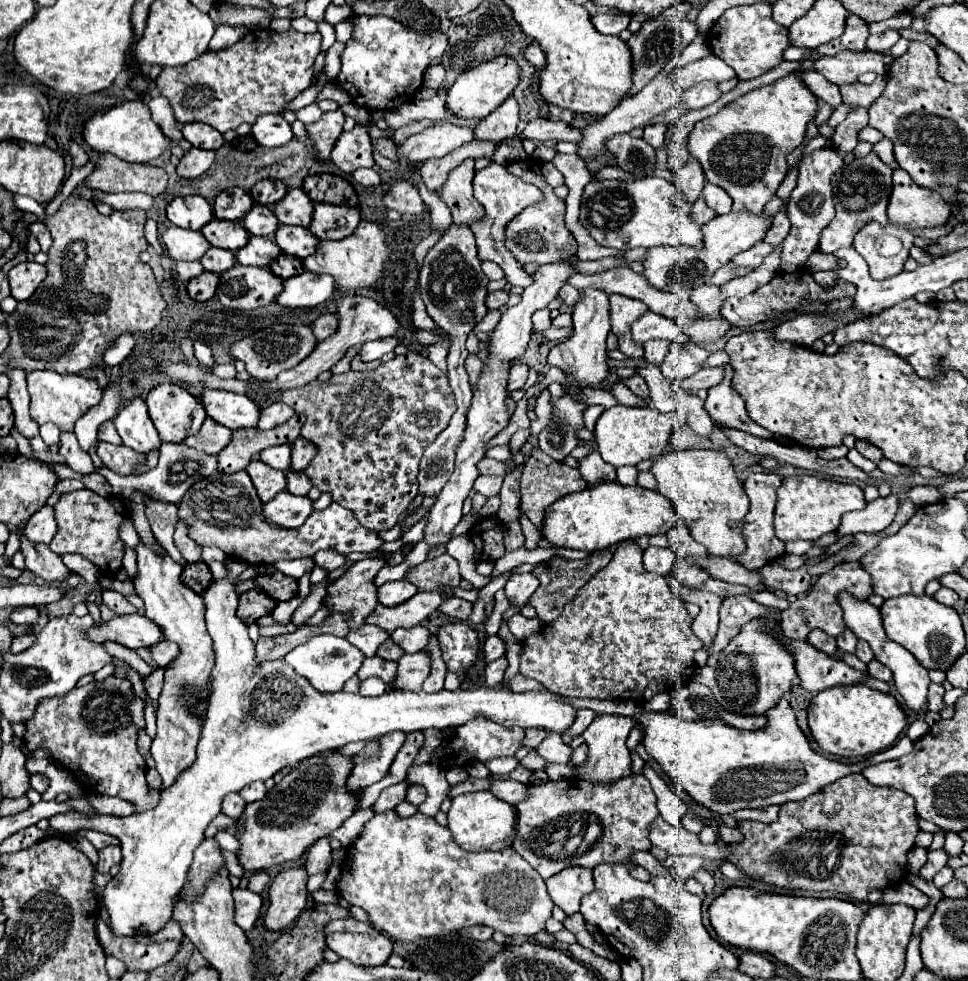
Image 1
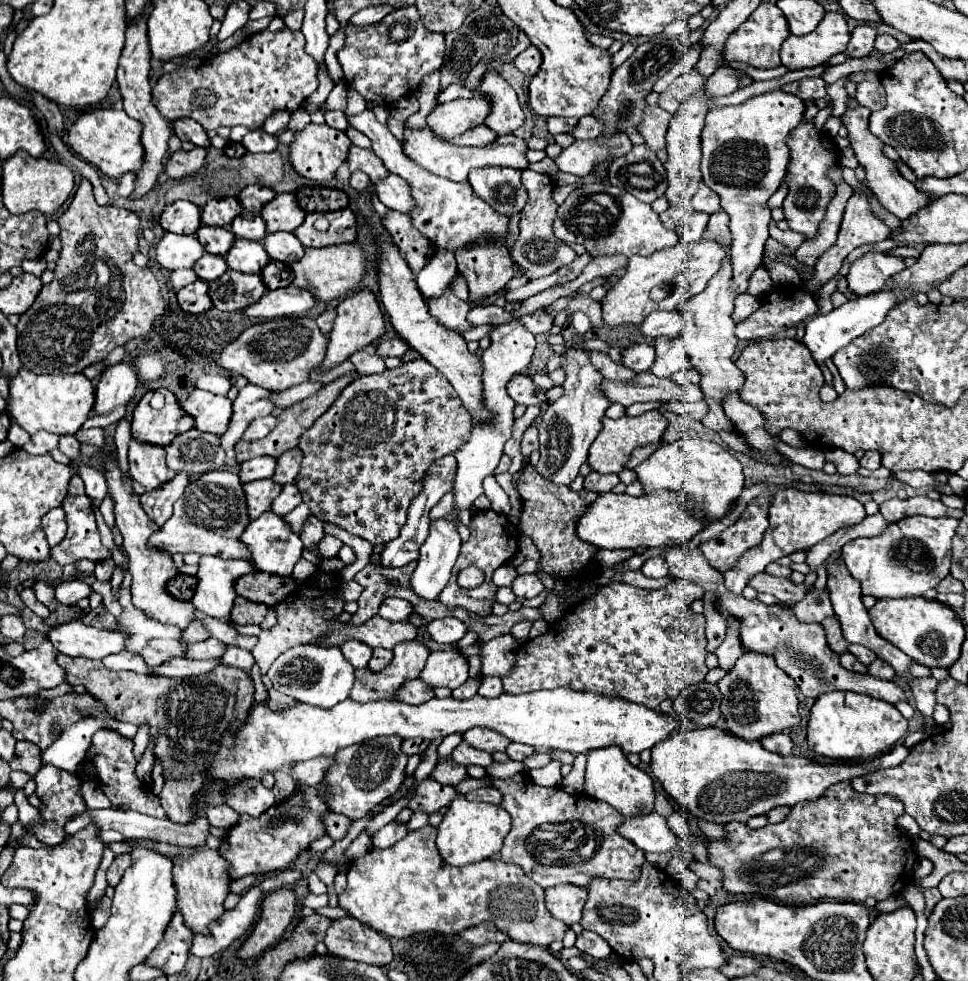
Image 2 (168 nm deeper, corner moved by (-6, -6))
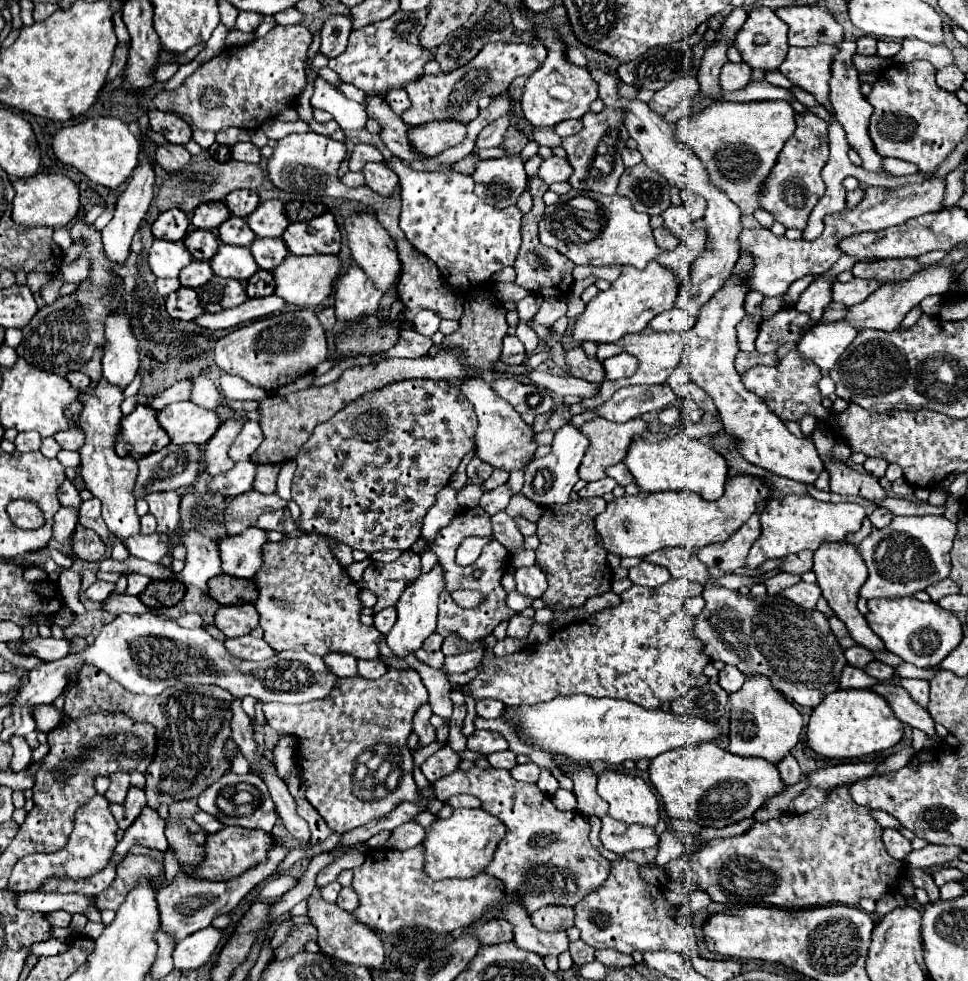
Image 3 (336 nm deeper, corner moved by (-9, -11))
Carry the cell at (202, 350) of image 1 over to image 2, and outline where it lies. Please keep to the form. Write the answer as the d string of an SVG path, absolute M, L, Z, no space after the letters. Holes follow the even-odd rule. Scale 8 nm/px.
M192 390L186 400L180 400L184 414L194 418L194 428L210 434L224 434L232 416L232 400L204 390Z

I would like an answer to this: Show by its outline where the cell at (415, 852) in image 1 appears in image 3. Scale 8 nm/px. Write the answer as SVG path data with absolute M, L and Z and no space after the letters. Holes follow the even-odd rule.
M423 845L405 851L369 851L365 855L365 863L361 867L355 867L353 873L355 877L351 887L359 897L359 907L353 911L355 919L381 933L395 933L405 927L425 927L435 933L451 933L459 927L469 927L487 911L495 911L501 919L507 919L513 925L513 941L525 951L533 951L541 957L547 957L559 955L569 947L569 937L565 931L539 931L531 923L527 909L517 899L503 903L503 895L507 895L503 893L503 883L499 883L485 871L481 873L481 877L471 879L429 879L429 875L423 871Z

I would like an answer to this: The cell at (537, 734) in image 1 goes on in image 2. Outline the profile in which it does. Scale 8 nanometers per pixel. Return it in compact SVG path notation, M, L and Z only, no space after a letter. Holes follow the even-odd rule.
M510 744L508 748L506 748L506 754L508 754L508 758L510 760L524 760L526 756L530 756L530 754L534 754L534 750L536 748L532 748L532 746L520 746L520 744Z

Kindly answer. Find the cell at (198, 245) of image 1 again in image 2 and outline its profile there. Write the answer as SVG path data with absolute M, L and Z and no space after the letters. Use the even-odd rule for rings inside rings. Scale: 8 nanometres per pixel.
M166 232L164 238L156 244L156 262L166 270L192 268L194 262L204 254L198 238L194 234L180 236Z

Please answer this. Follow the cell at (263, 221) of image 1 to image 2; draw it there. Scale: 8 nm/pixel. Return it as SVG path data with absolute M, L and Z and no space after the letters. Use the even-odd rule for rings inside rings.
M242 210L242 214L232 220L230 232L232 232L236 238L262 242L264 234L266 234L266 226L264 226L264 220L262 220L258 214L252 214L252 212Z

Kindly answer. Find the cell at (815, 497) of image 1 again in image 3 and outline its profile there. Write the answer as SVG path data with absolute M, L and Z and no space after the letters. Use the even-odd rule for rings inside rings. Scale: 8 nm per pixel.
M785 495L769 499L761 513L761 537L753 543L745 569L757 571L767 559L793 555L803 549L819 549L825 541L843 541L847 533L859 531L865 517L865 509L857 503L823 503L811 495Z

